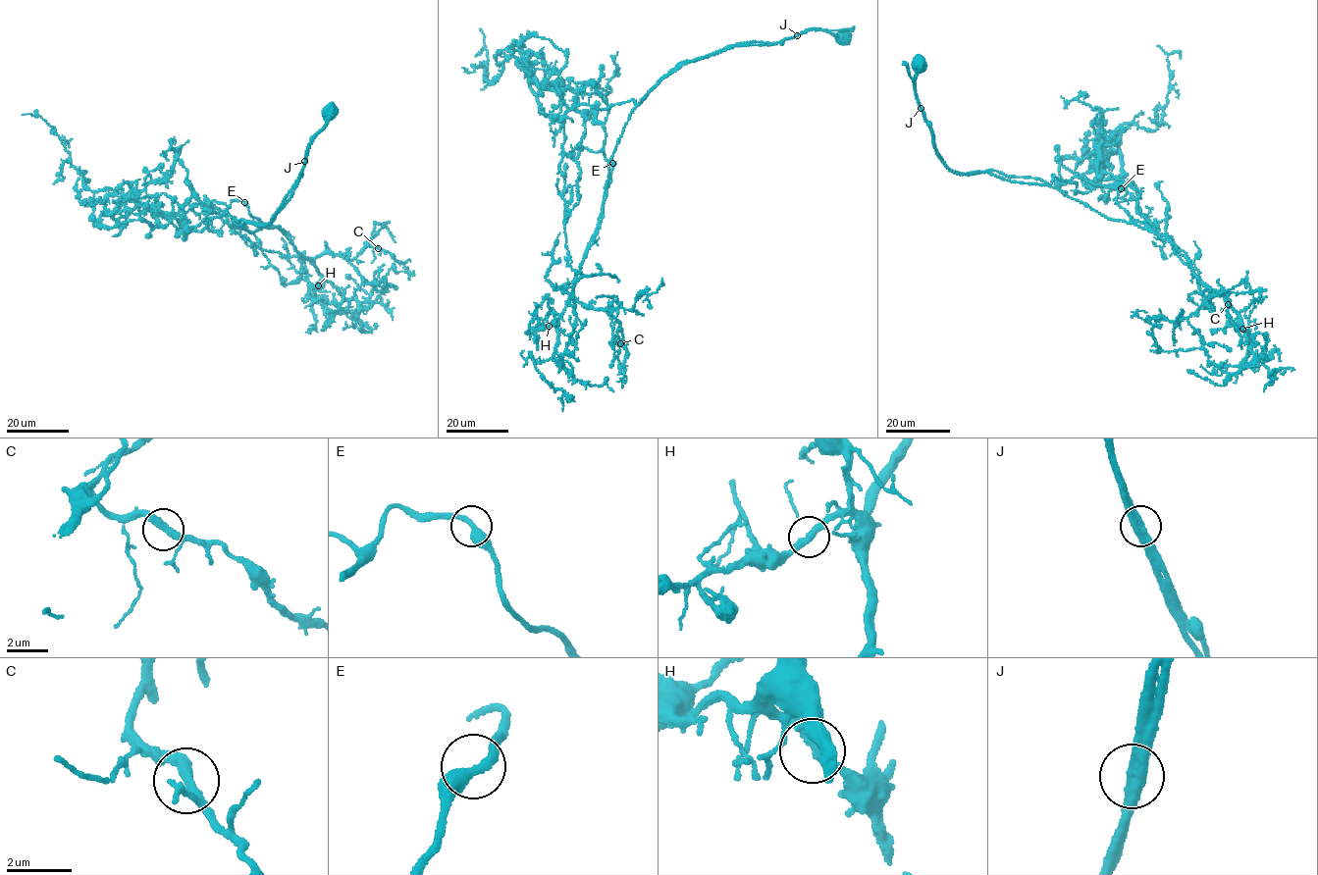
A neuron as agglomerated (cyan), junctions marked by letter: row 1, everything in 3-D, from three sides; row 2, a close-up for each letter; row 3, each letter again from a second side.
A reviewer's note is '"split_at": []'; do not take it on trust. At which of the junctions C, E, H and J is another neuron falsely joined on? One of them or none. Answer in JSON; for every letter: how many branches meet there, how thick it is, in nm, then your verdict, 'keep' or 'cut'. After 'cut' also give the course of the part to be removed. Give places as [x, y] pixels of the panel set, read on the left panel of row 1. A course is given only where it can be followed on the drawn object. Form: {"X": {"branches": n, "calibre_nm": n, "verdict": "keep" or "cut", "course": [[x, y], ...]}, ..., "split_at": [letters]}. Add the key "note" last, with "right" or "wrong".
{"C": {"branches": 2, "calibre_nm": 340, "verdict": "keep"}, "E": {"branches": 2, "calibre_nm": 360, "verdict": "keep"}, "H": {"branches": 2, "calibre_nm": 340, "verdict": "keep"}, "J": {"branches": 2, "calibre_nm": 360, "verdict": "cut", "course": [[305, 161], [268, 225], [227, 212], [187, 231], [180, 216], [85, 188], [89, 180], [55, 129], [22, 115]]}, "split_at": ["J"], "note": "wrong"}

